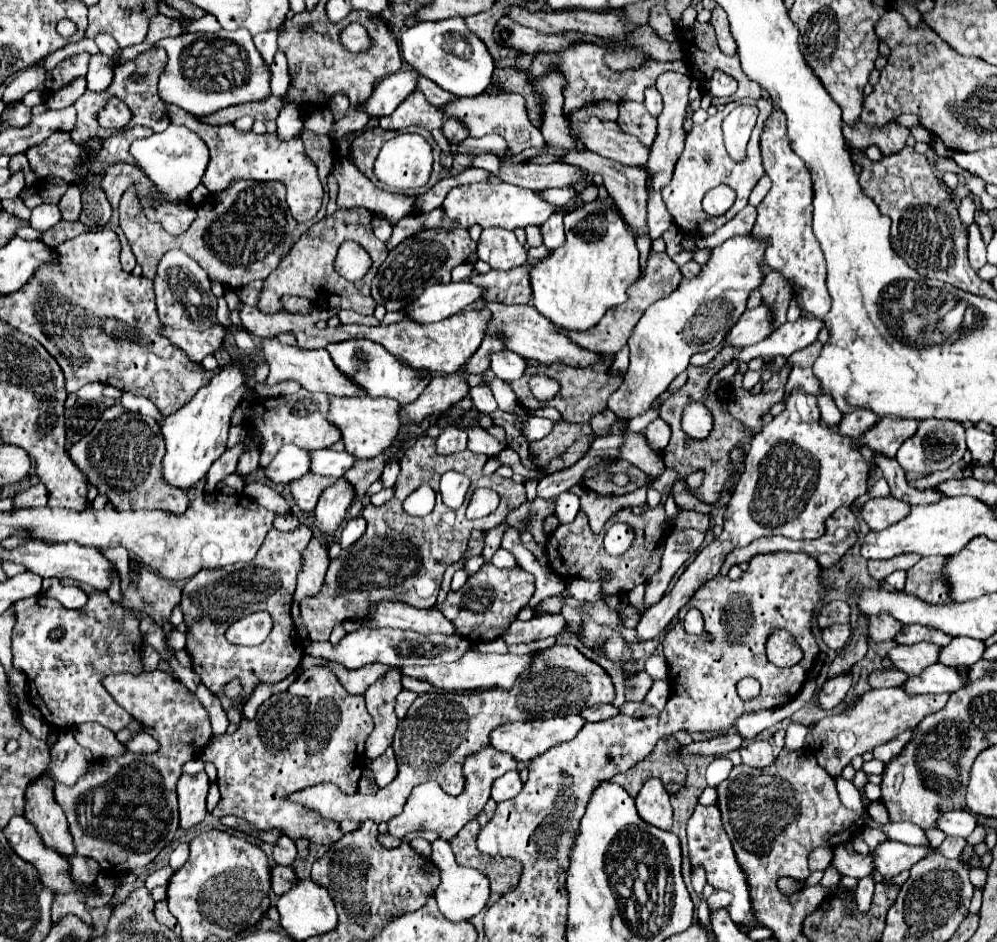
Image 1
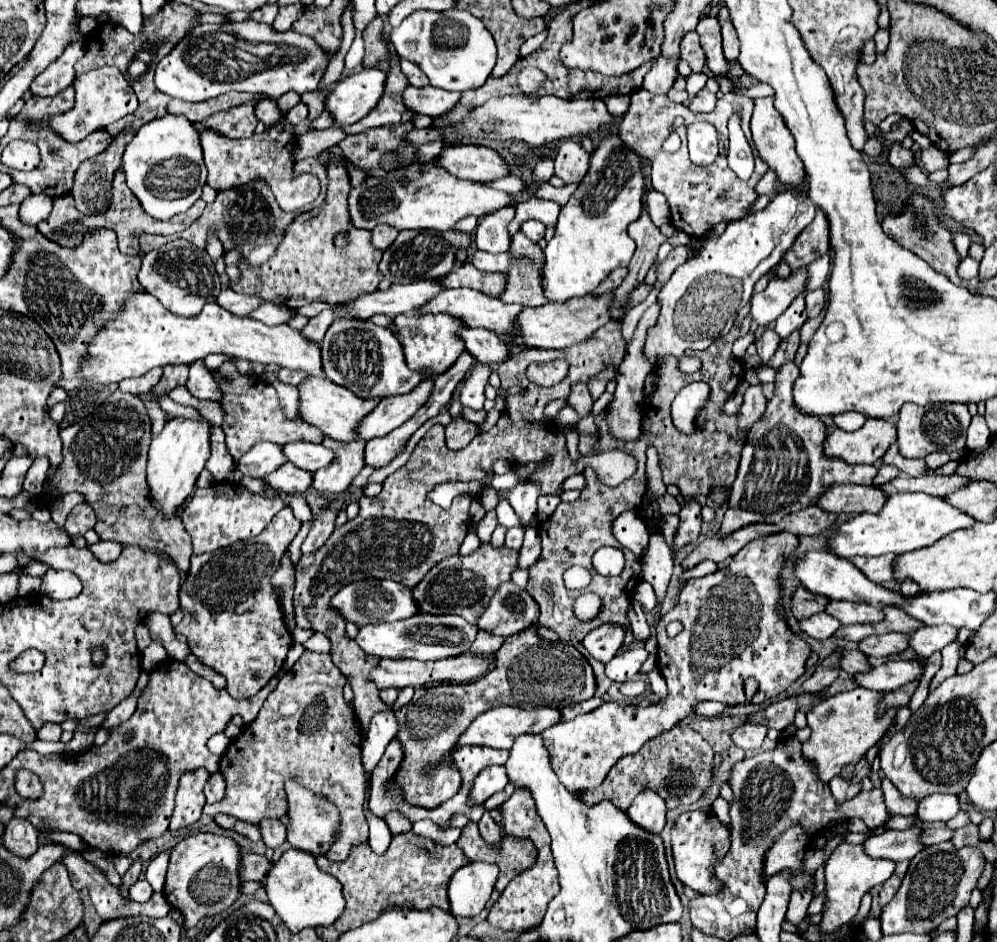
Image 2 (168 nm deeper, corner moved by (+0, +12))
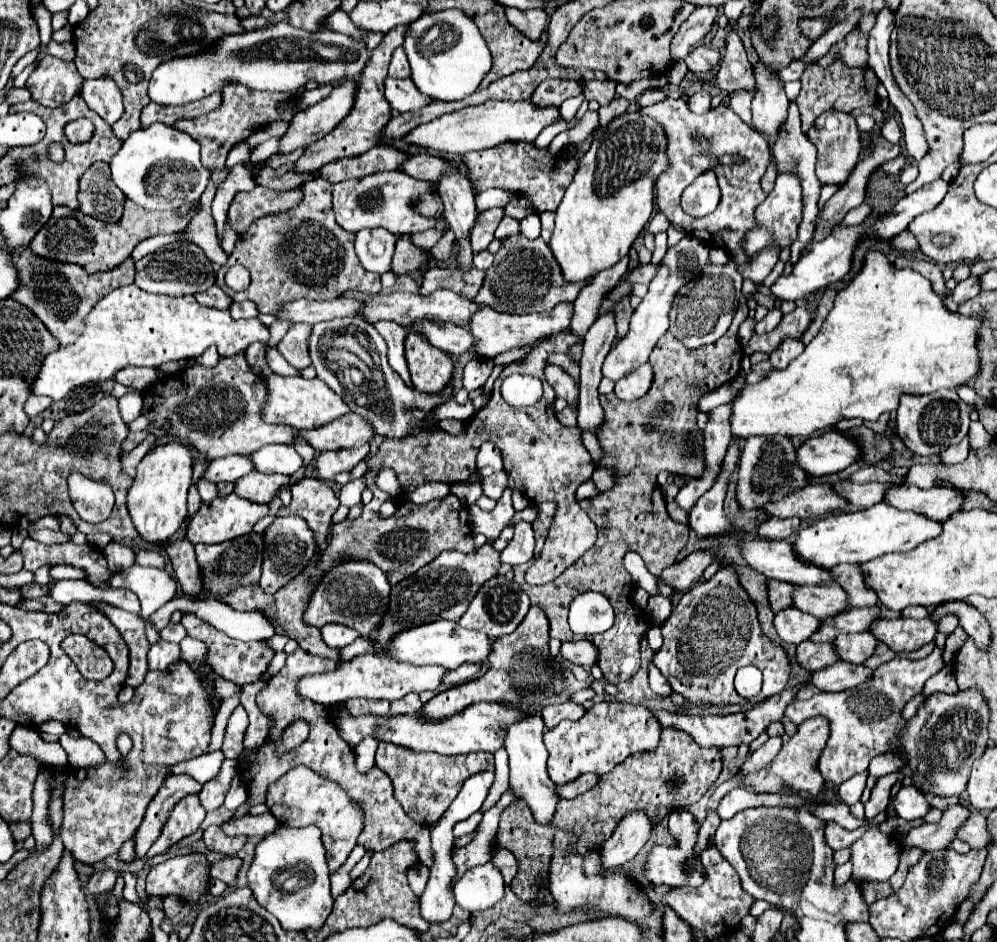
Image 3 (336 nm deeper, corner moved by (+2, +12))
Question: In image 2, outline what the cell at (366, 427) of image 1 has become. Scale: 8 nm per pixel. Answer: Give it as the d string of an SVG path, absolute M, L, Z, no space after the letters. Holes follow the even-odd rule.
M309 376L297 388L299 388L299 416L301 416L301 420L305 420L311 426L317 426L325 438L341 440L341 442L355 440L353 426L365 414L369 414L369 410L373 410L373 406L377 406L377 402L379 402L377 398L375 400L357 398L355 394L349 394L349 390L345 390L343 386L329 382L325 376Z

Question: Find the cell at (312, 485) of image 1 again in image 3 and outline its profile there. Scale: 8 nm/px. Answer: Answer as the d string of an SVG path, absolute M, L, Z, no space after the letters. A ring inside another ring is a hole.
M251 472L247 474L247 478L239 478L239 482L235 482L235 494L239 494L241 498L253 500L253 502L271 502L275 496L279 496L279 492L289 486L289 476L279 476L279 474L259 474L259 472Z

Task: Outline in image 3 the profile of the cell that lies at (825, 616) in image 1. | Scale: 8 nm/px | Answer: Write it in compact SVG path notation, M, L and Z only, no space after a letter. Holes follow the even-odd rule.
M769 580L769 600L771 600L773 612L785 610L787 606L793 606L793 602L791 602L791 592L793 590L795 590L795 586L789 584L789 582Z

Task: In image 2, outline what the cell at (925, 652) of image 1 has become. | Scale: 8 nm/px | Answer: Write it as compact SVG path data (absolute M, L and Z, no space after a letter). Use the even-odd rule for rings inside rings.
M873 634L867 636L859 642L859 650L869 658L869 656L877 656L877 658L885 658L885 656L895 656L901 654L907 648L907 634Z

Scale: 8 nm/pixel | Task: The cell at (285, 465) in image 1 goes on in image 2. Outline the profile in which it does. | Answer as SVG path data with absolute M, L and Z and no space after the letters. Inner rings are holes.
M259 442L237 460L237 470L243 476L263 478L265 474L277 470L277 466L281 466L283 462L285 458L281 458L281 446L273 446L271 442Z

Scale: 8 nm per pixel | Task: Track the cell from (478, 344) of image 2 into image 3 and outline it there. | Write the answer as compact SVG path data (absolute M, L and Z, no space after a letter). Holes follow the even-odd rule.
M417 320L415 324L409 326L409 330L425 334L433 346L455 356L463 356L465 352L471 352L475 344L471 330L463 326L455 326L455 324L437 324L431 320L429 322Z

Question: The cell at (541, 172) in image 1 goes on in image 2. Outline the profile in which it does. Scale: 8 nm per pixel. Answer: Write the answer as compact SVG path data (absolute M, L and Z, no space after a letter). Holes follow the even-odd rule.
M459 144L443 148L435 158L437 166L461 180L489 182L509 174L507 162L491 148Z

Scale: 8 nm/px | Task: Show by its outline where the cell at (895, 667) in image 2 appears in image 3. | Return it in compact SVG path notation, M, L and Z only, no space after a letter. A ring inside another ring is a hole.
M835 662L829 668L823 668L819 672L811 674L811 684L815 684L823 692L843 692L849 688L855 688L863 682L869 682L873 678L873 670L863 664L851 664L851 662Z

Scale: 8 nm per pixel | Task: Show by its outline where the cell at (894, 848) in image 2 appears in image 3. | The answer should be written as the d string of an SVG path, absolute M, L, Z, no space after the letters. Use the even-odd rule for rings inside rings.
M953 806L943 812L943 818L939 824L921 824L921 826L915 826L909 832L905 832L899 838L901 848L915 846L923 852L947 848L953 842L957 828L961 824L965 824L969 816L971 816L971 810L967 806Z

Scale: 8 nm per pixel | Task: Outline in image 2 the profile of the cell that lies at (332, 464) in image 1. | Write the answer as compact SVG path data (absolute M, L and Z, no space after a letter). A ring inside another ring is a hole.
M289 442L285 446L281 446L287 462L291 462L293 466L307 470L307 472L315 472L321 466L329 466L329 462L333 460L333 450L321 446L321 444L311 444L311 442Z

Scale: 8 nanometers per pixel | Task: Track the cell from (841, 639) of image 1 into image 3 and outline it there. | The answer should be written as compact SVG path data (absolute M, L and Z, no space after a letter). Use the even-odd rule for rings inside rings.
M787 608L775 614L775 630L783 642L805 642L815 634L815 630L819 630L819 618Z

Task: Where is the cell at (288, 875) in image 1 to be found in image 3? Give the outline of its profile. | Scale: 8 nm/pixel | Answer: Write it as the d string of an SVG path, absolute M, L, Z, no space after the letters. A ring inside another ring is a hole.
M227 856L227 858L211 864L211 878L223 880L229 886L233 886L237 882L237 874L241 870L241 864L243 864L243 860L239 856Z

